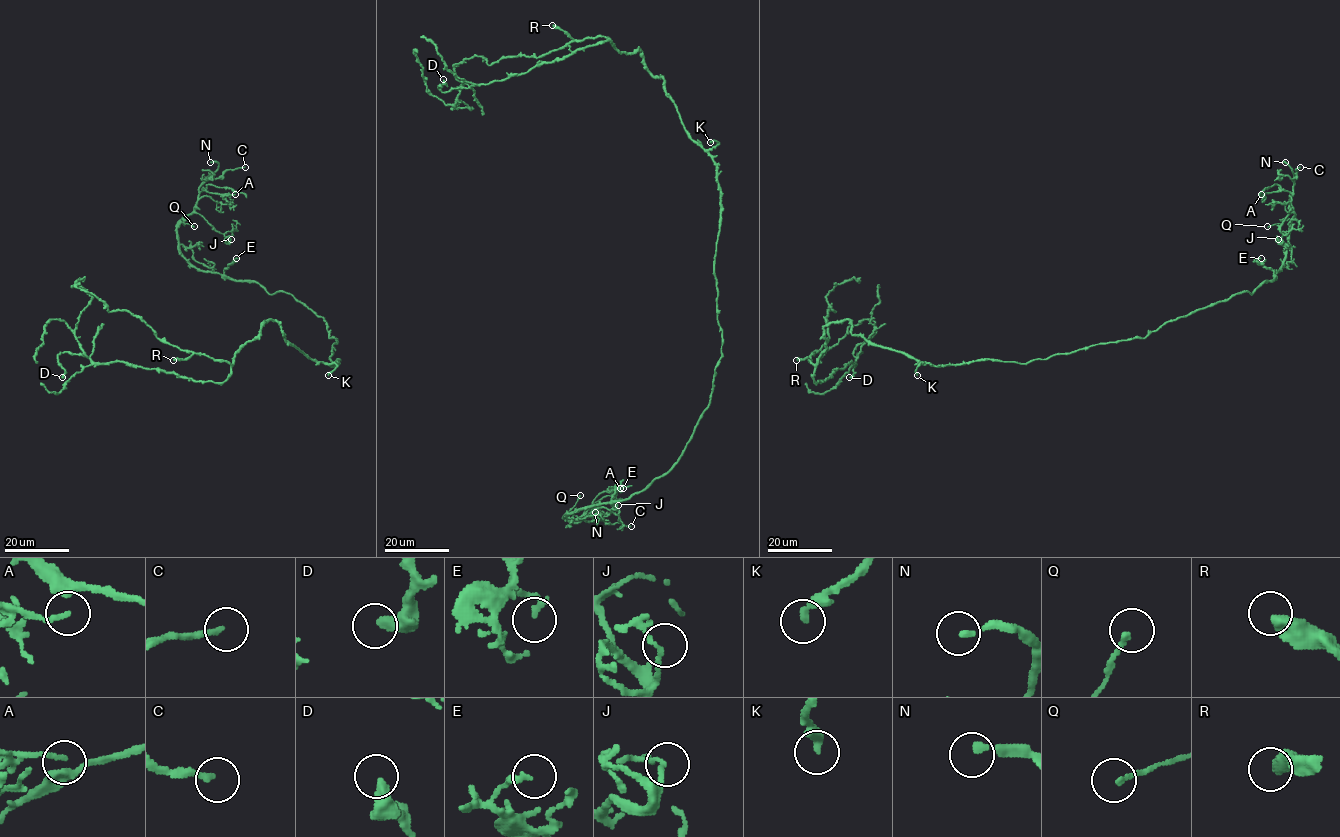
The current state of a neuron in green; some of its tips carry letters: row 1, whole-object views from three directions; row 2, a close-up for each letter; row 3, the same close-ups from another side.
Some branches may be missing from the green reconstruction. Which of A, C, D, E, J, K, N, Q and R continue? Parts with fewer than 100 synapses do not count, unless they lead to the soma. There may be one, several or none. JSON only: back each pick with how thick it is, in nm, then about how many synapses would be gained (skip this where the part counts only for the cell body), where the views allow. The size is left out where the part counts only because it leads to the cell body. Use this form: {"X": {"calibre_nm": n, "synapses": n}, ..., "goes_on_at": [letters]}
{"N": {"calibre_nm": 190}, "goes_on_at": ["N"]}

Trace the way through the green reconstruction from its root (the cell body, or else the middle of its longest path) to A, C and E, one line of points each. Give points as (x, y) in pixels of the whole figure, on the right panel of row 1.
A: (977, 360), (1026, 364), (1144, 338), (1167, 322), (1250, 294), (1283, 263), (1294, 216), (1288, 191), (1261, 194)
C: (977, 360), (1026, 364), (1144, 338), (1167, 322), (1250, 294), (1283, 263), (1300, 167)
E: (977, 360), (1026, 364), (1144, 338), (1272, 281), (1261, 258)

